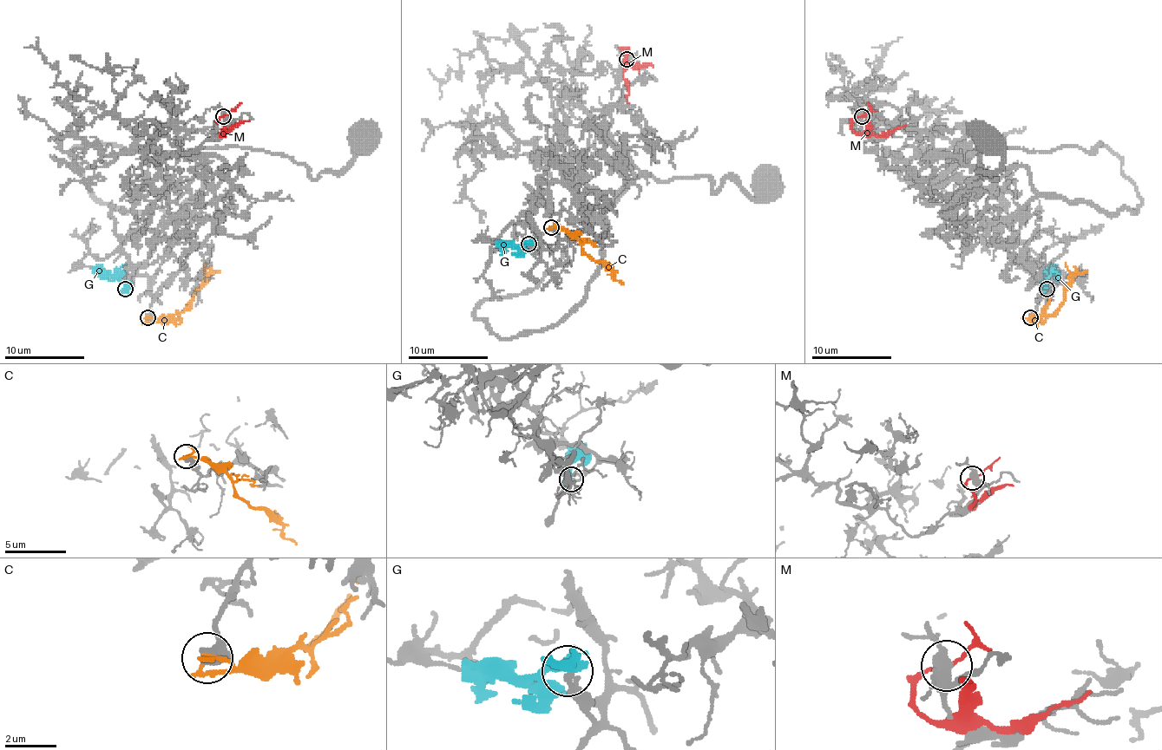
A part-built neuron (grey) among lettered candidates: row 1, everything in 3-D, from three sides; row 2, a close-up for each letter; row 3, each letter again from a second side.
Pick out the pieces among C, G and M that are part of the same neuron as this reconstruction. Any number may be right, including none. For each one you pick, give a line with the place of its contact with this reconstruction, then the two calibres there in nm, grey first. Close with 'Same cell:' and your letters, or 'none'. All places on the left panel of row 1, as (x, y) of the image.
C: meets grey at (147, 317); 500 nm thick on the grey side, 130 nm on the other
Same cell: C

